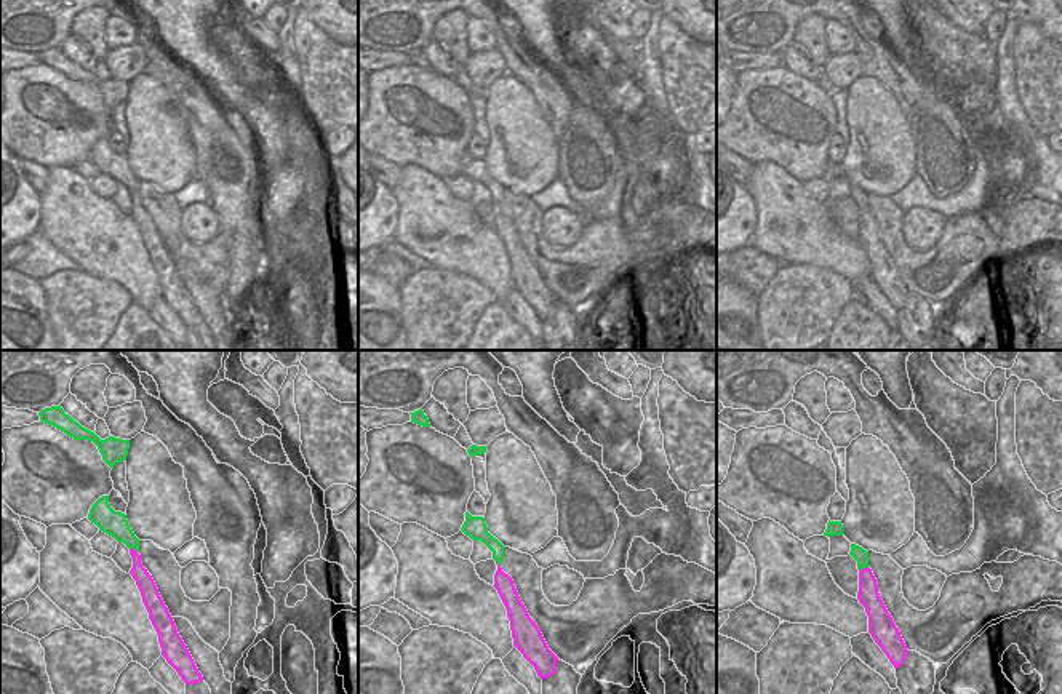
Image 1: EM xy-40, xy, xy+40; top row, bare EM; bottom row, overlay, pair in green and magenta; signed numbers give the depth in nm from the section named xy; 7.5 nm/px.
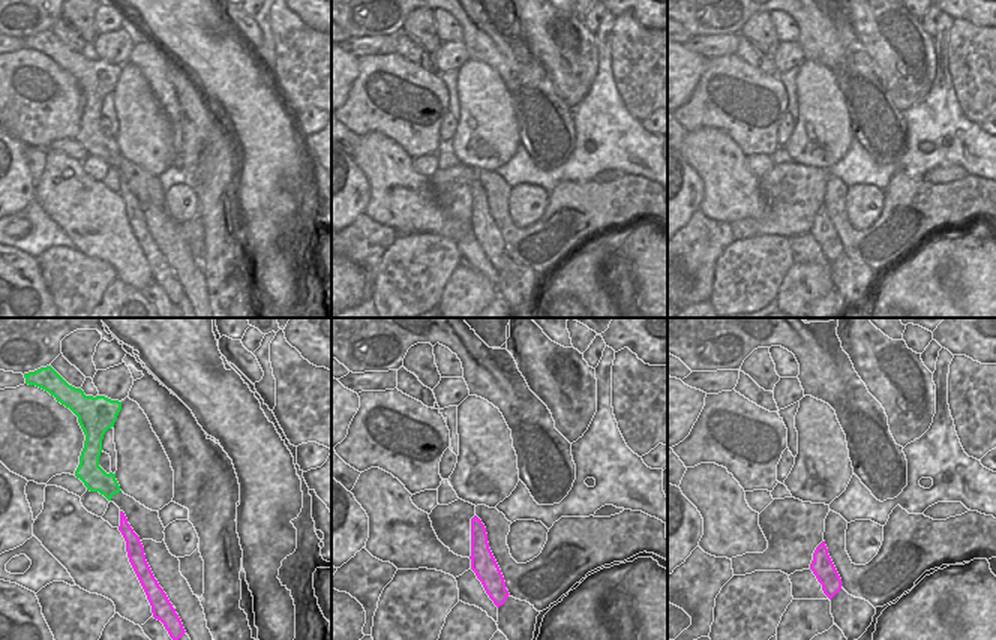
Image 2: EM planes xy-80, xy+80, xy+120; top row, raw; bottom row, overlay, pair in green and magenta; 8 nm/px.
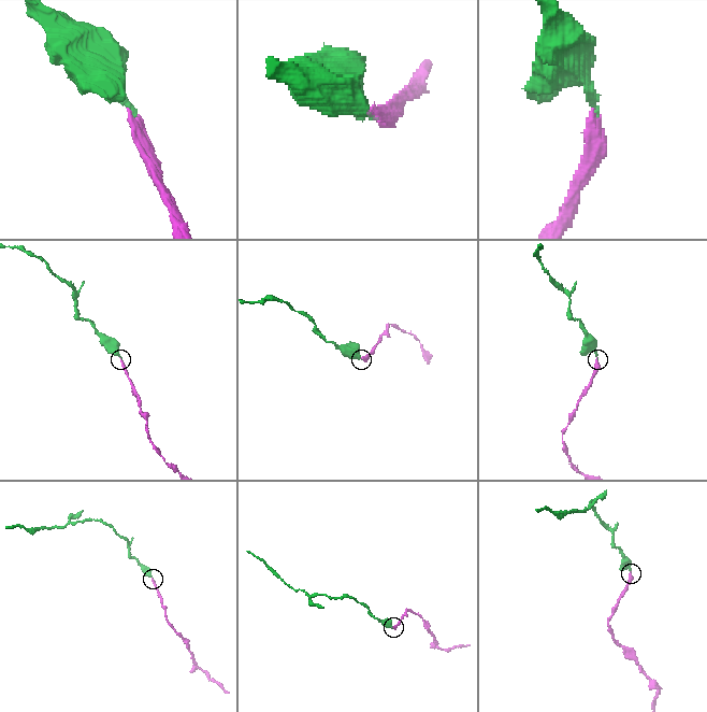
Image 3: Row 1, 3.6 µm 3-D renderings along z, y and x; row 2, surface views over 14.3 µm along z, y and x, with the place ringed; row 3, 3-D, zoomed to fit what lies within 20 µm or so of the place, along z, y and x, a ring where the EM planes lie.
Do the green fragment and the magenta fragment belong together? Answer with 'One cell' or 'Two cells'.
One cell.

